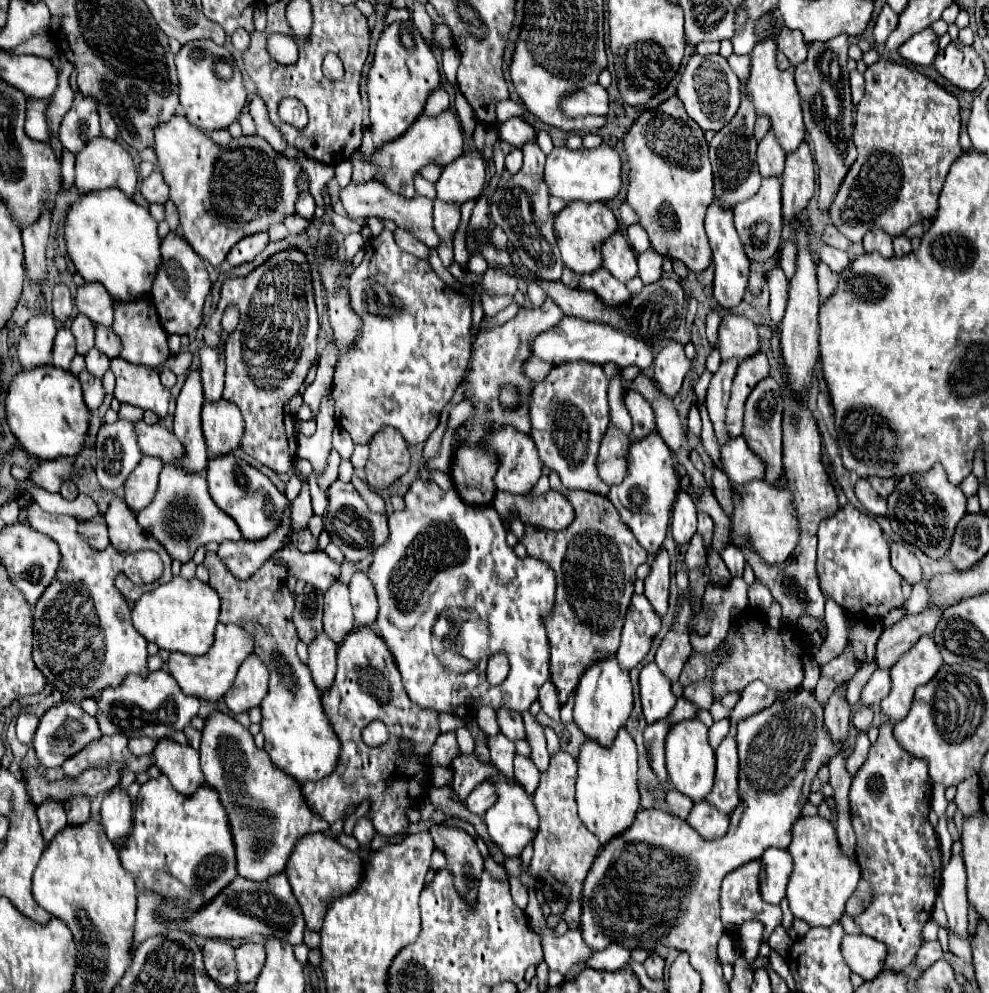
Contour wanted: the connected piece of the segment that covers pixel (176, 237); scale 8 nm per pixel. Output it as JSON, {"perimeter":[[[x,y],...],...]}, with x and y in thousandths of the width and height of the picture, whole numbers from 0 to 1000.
{"perimeter":[[[172,234],[164,240],[162,256],[164,262],[154,286],[154,302],[158,306],[162,324],[170,336],[192,336],[204,324],[204,310],[214,288],[206,262],[194,254],[194,248],[180,234]]]}

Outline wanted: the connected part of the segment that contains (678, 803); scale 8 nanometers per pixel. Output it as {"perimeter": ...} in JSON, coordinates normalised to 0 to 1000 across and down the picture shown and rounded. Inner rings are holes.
{"perimeter":[[[679,794],[679,796],[675,798],[673,808],[675,808],[677,818],[679,818],[681,822],[688,822],[690,826],[696,822],[696,818],[698,818],[698,814],[700,814],[700,810],[702,810],[702,808],[700,808],[696,802],[688,800],[684,794]]]}

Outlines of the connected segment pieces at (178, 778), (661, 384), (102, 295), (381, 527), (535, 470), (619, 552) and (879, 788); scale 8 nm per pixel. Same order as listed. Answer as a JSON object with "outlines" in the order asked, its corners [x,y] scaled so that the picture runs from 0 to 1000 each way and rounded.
{"outlines":[[[[164,743],[152,761],[156,771],[160,771],[162,777],[168,779],[176,794],[184,800],[194,800],[206,788],[200,757],[190,749]]],[[[677,344],[661,361],[661,383],[669,397],[681,401],[698,373],[698,363],[692,359],[692,348]]],[[[85,284],[79,288],[75,306],[79,314],[89,318],[95,326],[113,326],[113,300],[101,284]]],[[[336,485],[336,489],[332,491],[332,504],[334,510],[328,522],[328,532],[334,536],[334,544],[348,556],[352,564],[366,564],[368,560],[376,558],[384,548],[388,548],[388,544],[392,542],[390,520],[376,518],[356,485]]],[[[508,427],[506,431],[497,431],[497,435],[489,435],[489,431],[467,431],[463,429],[457,437],[457,453],[461,455],[461,447],[465,447],[465,443],[473,443],[473,447],[485,447],[485,443],[489,443],[489,447],[497,447],[497,453],[504,459],[504,473],[499,479],[499,487],[503,493],[510,495],[518,495],[518,497],[532,497],[536,495],[536,491],[544,485],[546,481],[546,473],[548,473],[548,465],[544,461],[542,455],[542,447],[536,441],[536,437],[530,437],[522,431],[518,431],[516,427]]],[[[562,475],[554,481],[556,491],[578,506],[582,522],[566,536],[532,530],[526,548],[530,548],[534,560],[556,568],[564,580],[562,610],[552,624],[552,634],[556,642],[556,679],[566,709],[570,709],[599,665],[619,661],[625,655],[631,618],[641,598],[641,578],[653,566],[655,556],[645,548],[613,499],[595,493],[572,493]]],[[[892,729],[888,745],[880,751],[878,765],[863,781],[859,796],[859,814],[861,834],[866,840],[866,868],[872,876],[872,886],[878,888],[882,896],[878,914],[863,926],[872,941],[878,941],[880,945],[886,945],[898,953],[894,971],[894,977],[898,979],[912,979],[924,967],[928,955],[932,953],[932,935],[942,924],[944,908],[950,898],[950,846],[936,822],[940,812],[936,810],[936,794],[942,794],[938,767],[932,763],[924,763],[916,755],[912,755],[902,741],[902,729]]]]}

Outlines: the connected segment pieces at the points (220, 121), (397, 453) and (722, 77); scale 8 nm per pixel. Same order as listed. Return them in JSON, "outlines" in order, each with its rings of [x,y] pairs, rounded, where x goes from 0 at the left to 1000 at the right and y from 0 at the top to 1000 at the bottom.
{"outlines":[[[[214,40],[190,42],[178,54],[184,113],[192,125],[196,125],[198,129],[202,129],[208,135],[222,131],[222,129],[231,129],[241,119],[241,115],[245,113],[245,107],[251,101],[243,73],[237,70],[237,77],[233,81],[222,81],[216,70],[216,58],[231,58],[233,60],[233,52],[229,48],[218,46]]],[[[388,431],[374,443],[370,483],[376,491],[390,491],[413,475],[415,455],[411,443],[398,431]]],[[[702,52],[686,83],[684,95],[692,103],[696,117],[700,117],[700,121],[704,121],[710,131],[728,133],[728,129],[732,129],[732,125],[736,125],[742,119],[748,107],[748,81],[740,73],[736,60],[728,54],[710,56]]]]}

